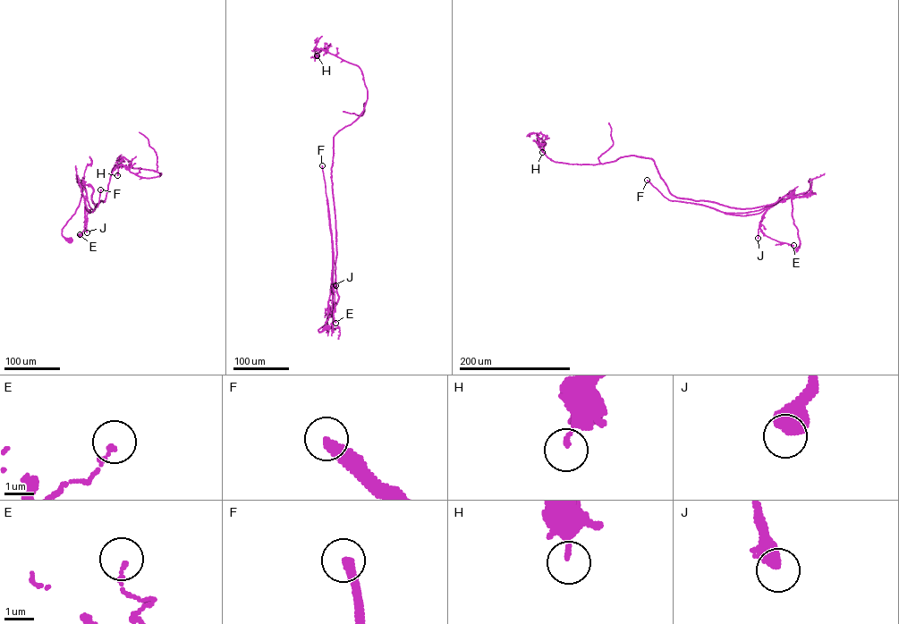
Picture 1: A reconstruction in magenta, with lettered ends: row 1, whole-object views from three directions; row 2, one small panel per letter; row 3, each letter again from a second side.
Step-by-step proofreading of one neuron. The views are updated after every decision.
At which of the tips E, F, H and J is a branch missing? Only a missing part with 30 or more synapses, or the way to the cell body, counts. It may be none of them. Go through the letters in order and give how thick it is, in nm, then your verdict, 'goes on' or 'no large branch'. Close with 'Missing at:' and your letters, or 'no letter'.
E: 140 nm thick; no large branch
F: 380 nm thick; goes on
H: 140 nm thick; no large branch
J: 650 nm thick; no large branch
Missing at: F

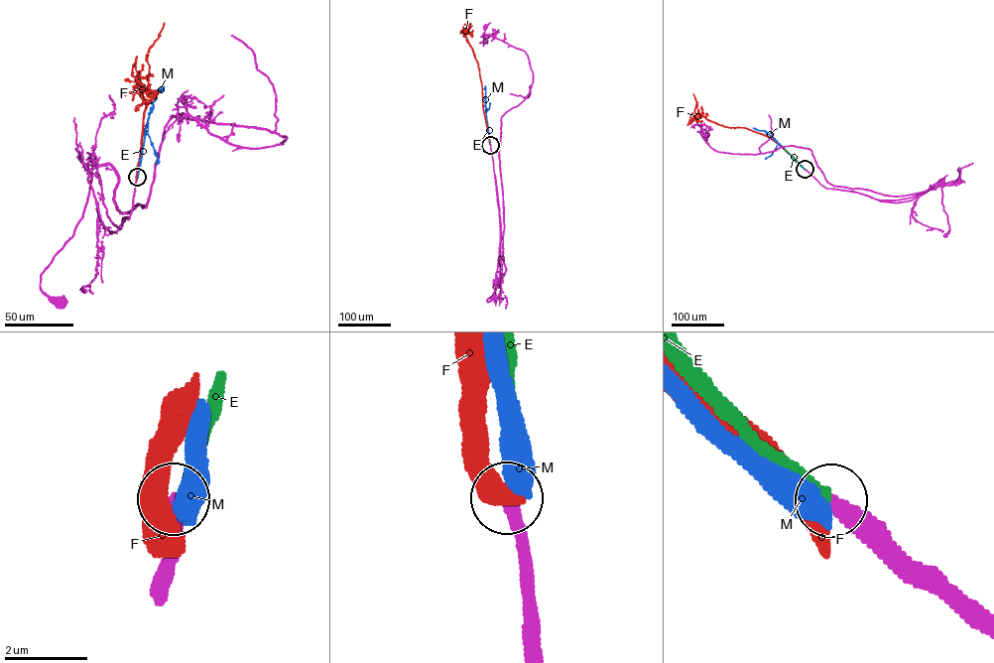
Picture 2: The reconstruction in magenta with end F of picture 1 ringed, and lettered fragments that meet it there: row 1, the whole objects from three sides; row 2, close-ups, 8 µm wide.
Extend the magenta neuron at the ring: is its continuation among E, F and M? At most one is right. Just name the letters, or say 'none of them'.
none of them

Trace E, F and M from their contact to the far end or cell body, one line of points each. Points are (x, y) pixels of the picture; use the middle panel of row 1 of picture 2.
E: (490, 144), (486, 120)
F: (490, 144), (478, 64), (465, 34), (470, 23)
M: (490, 144), (485, 85)

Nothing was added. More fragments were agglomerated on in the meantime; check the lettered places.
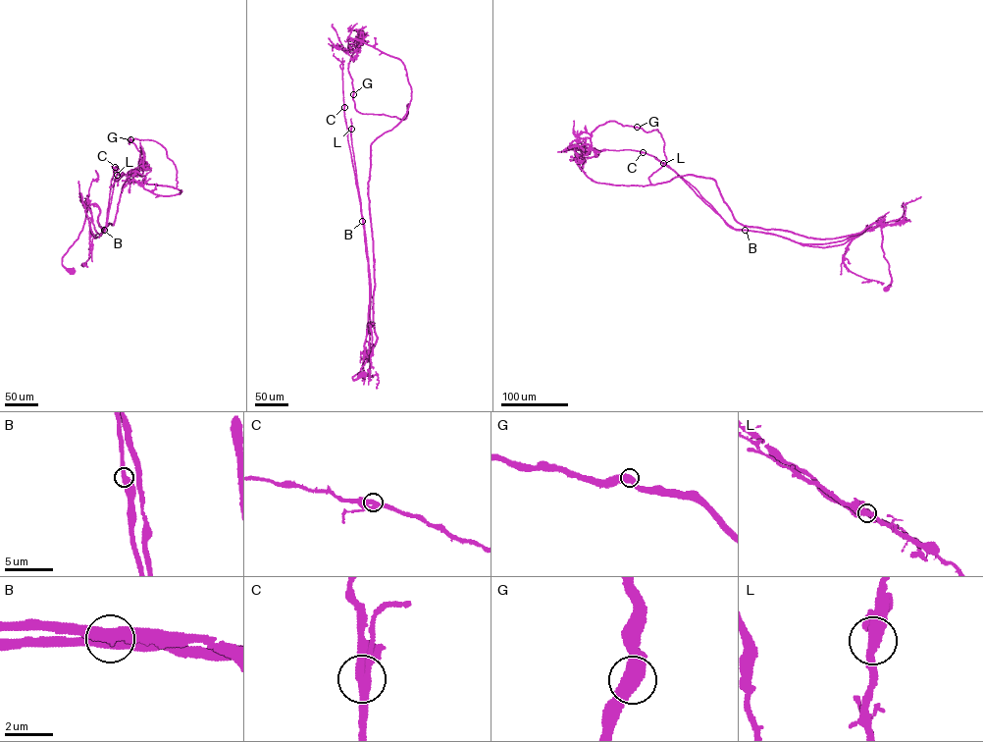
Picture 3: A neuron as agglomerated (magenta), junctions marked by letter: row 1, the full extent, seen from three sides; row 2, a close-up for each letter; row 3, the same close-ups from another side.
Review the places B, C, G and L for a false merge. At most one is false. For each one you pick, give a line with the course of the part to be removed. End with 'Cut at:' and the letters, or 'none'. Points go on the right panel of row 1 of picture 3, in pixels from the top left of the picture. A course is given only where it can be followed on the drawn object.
Cut at: none

